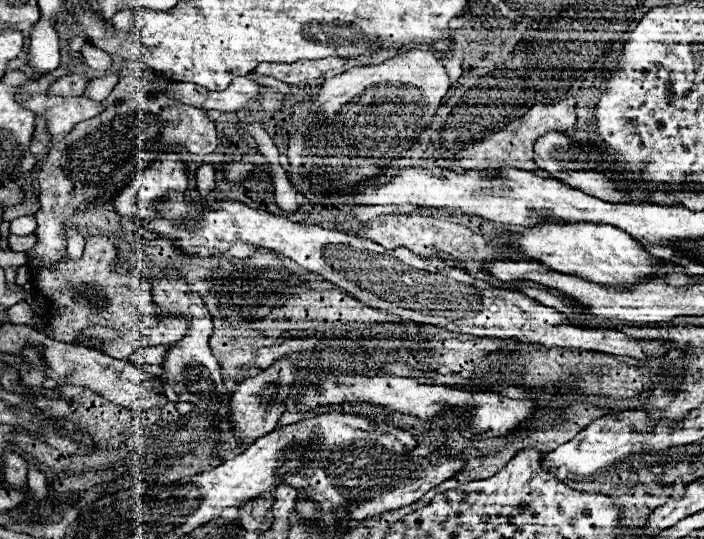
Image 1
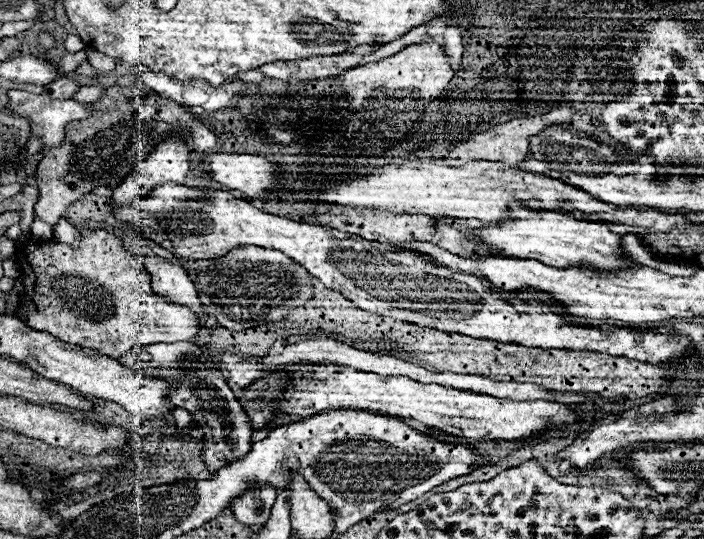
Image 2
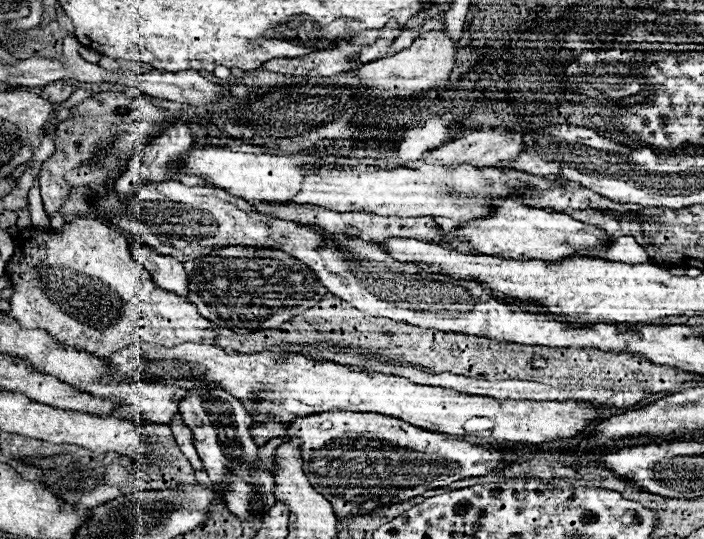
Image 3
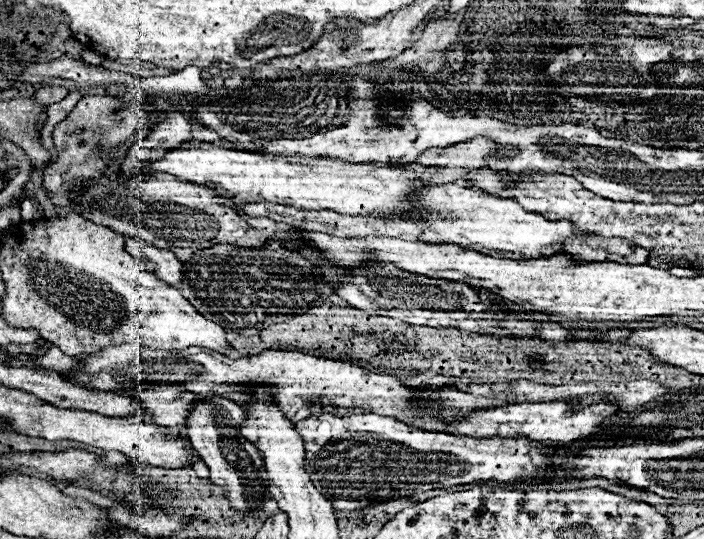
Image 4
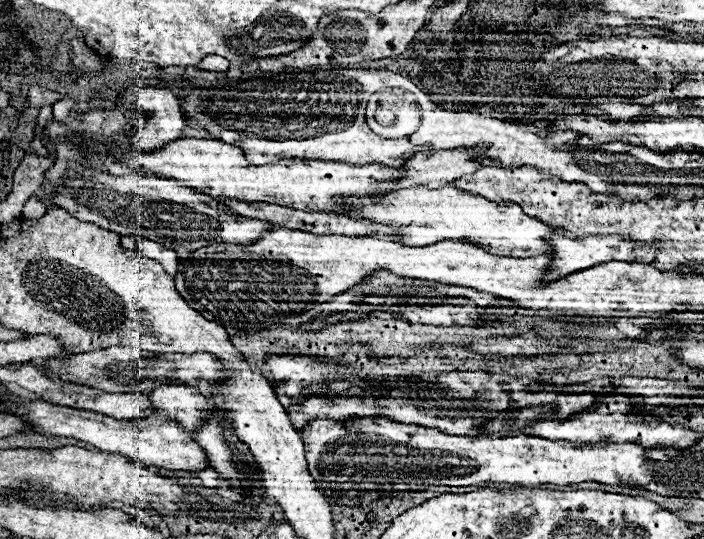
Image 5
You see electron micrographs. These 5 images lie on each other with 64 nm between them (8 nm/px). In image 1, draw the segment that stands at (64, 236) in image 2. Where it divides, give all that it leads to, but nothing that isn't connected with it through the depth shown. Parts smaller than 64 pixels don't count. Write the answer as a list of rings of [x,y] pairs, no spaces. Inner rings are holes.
[[[66,226],[66,240],[68,259],[79,259],[85,247],[85,241],[82,235],[75,228]]]

